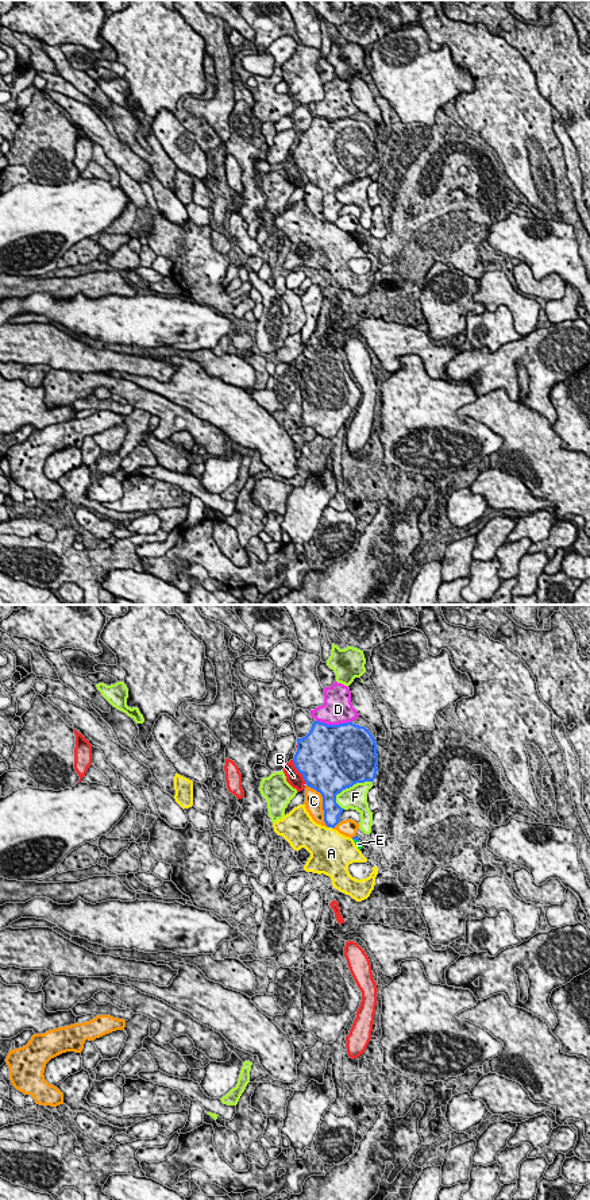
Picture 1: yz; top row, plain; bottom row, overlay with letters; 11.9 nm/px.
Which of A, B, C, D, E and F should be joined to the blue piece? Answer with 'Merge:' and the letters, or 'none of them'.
Merge: none of them

